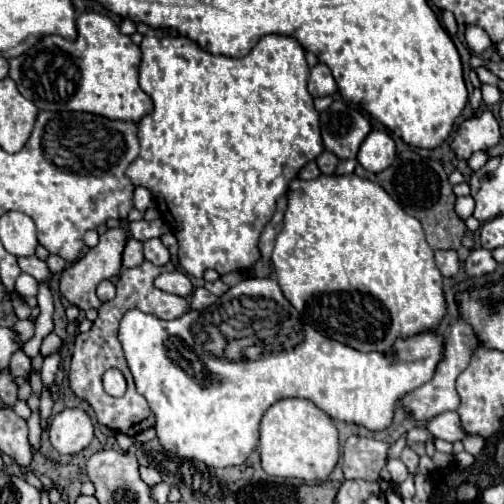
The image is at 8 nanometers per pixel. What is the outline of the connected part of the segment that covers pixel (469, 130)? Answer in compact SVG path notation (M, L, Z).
M485 110L481 116L473 116L467 118L459 130L457 136L453 138L453 150L457 154L457 158L469 160L469 156L477 150L489 150L493 148L501 138L501 128L499 122L495 120L495 116Z

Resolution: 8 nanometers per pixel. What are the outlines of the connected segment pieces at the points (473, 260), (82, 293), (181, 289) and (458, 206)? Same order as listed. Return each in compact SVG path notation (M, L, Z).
M473 248L471 254L465 260L465 272L469 278L479 278L485 274L491 274L497 268L493 256L485 248Z
M109 228L105 234L99 236L99 244L91 250L87 250L87 254L83 258L79 258L69 270L63 272L61 276L61 294L75 306L79 306L81 310L89 310L89 308L99 308L101 300L95 294L95 288L101 280L109 280L113 276L117 276L121 272L121 254L125 248L125 242L129 238L129 230L125 228Z
M181 270L161 274L161 276L155 280L155 286L161 288L163 292L177 294L177 296L183 296L183 298L189 296L189 294L193 292L193 284L191 284L191 280L189 280L187 274L181 272Z
M461 196L455 202L455 212L461 220L467 220L473 214L473 208L475 208L475 200L471 200L471 196Z

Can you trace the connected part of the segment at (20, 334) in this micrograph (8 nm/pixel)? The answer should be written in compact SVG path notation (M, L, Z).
M29 320L29 322L17 322L15 326L13 326L13 332L15 332L15 336L17 336L17 340L23 344L23 342L27 342L31 336L33 336L33 322Z

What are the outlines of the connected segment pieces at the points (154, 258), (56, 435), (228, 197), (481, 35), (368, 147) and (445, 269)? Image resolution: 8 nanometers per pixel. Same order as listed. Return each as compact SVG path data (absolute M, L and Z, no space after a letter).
M151 238L143 246L145 246L145 260L153 262L155 266L163 266L169 262L169 258L171 258L169 250L161 244L159 238Z
M65 408L49 422L51 444L59 454L77 454L93 440L93 422L81 408Z
M147 34L141 42L141 70L139 70L139 84L143 92L147 92L153 100L153 110L145 114L137 128L139 128L139 144L141 152L137 160L129 166L127 176L135 186L145 186L151 190L157 210L163 218L163 222L173 230L175 238L179 240L179 264L181 268L195 278L203 278L203 272L207 268L217 270L221 276L227 272L247 272L253 268L253 264L261 258L261 252L257 248L259 236L263 226L271 220L275 212L277 198L287 192L289 182L297 176L297 172L311 160L315 160L323 152L323 142L321 142L321 132L319 132L319 114L313 106L313 96L307 92L307 78L309 78L309 66L305 60L305 50L303 46L291 38L291 36L281 36L281 34L271 34L263 36L259 44L243 58L229 58L229 56L215 56L211 52L201 50L193 40L187 36L169 36L169 34Z
M467 26L465 38L467 38L467 44L469 44L469 48L473 52L483 52L483 50L487 50L491 46L491 38L479 26Z
M373 130L363 140L357 162L369 172L383 172L395 158L395 142L383 130Z
M439 250L435 252L435 262L437 262L437 268L443 276L451 278L457 274L459 270L459 258L457 258L457 252L455 250Z

